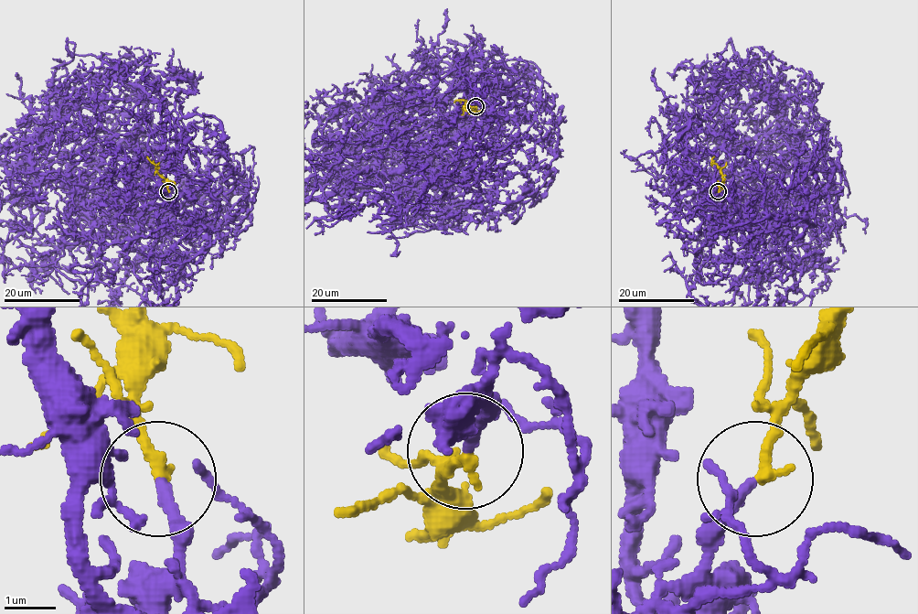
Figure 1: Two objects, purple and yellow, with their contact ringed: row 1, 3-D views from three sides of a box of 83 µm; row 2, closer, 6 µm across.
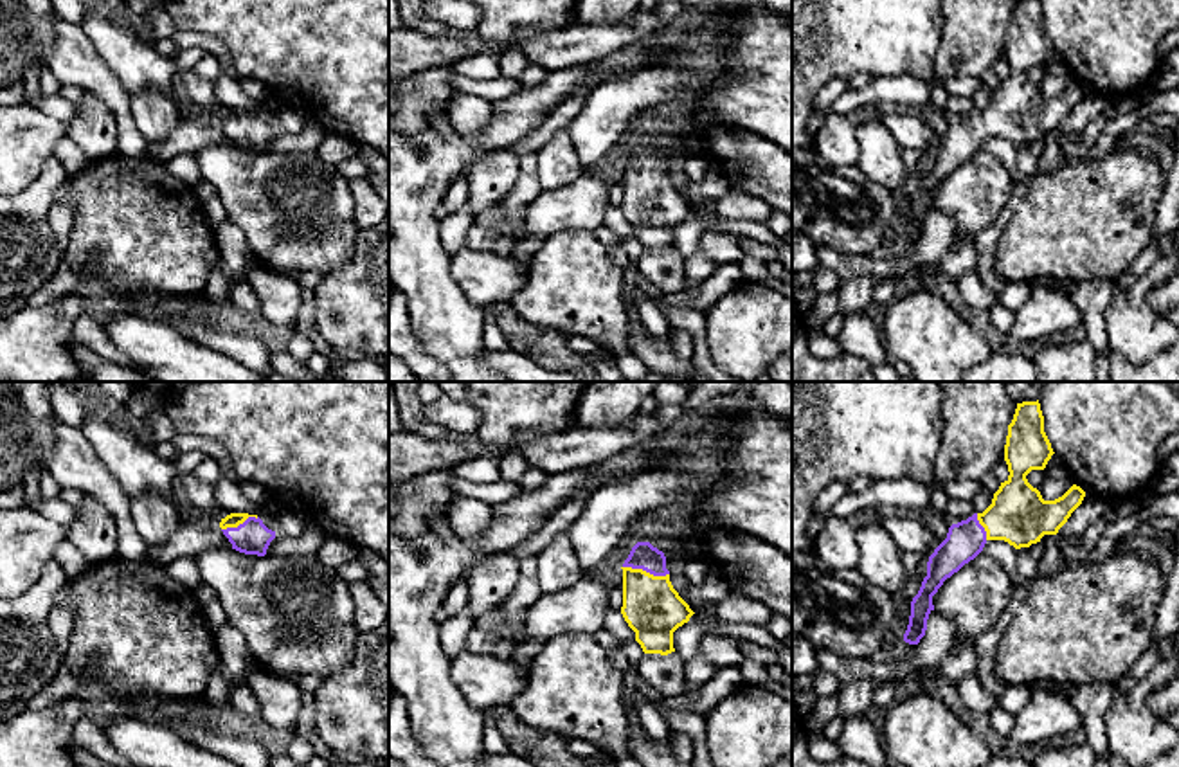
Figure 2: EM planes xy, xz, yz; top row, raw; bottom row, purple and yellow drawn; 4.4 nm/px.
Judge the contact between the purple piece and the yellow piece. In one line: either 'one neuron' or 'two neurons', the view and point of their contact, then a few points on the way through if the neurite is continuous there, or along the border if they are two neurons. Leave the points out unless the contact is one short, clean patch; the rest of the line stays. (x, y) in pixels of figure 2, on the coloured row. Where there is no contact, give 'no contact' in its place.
one neuron; meets purple in xz at (647, 571); runs through xz (643, 555), (647, 571), (647, 593), (652, 607)

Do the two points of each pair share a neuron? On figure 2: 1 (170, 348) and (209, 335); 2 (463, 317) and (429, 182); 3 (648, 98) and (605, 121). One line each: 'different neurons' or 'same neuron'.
1: different neurons
2: same neuron
3: same neuron

